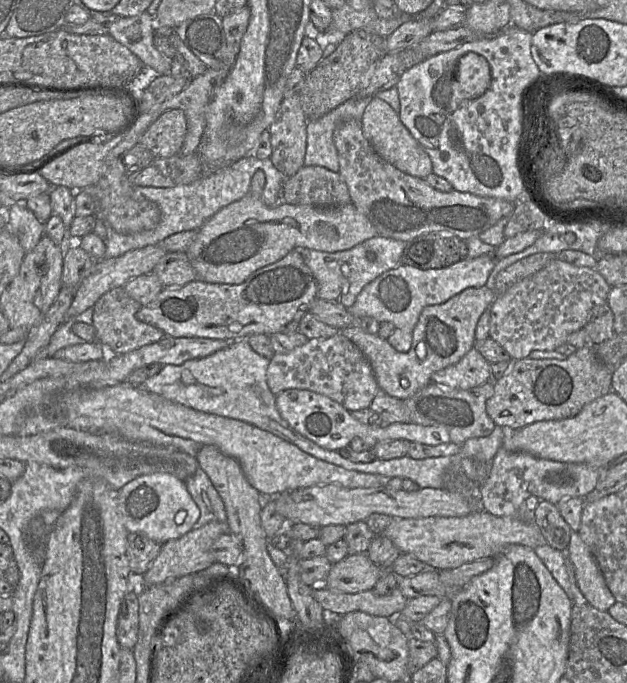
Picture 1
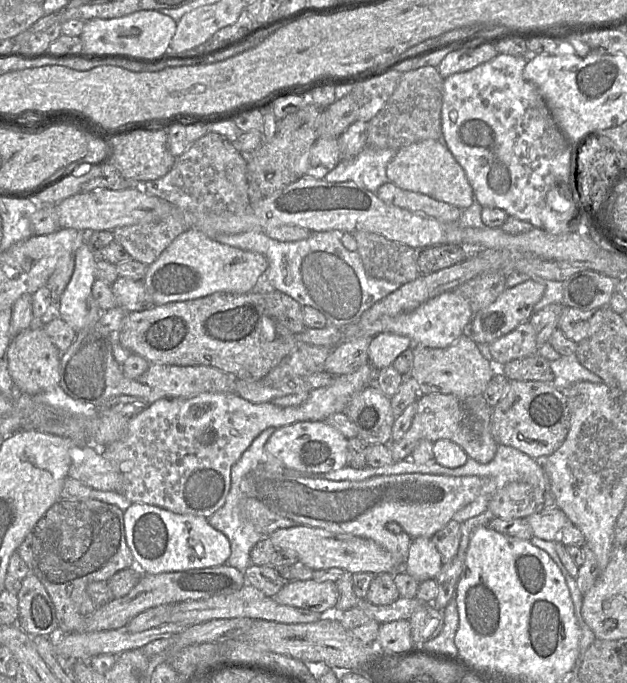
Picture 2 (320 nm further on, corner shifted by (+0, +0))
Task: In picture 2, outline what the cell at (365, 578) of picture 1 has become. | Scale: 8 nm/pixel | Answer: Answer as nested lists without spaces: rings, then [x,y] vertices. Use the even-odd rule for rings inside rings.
[[[294,580],[288,582],[274,597],[282,605],[323,613],[336,609],[339,593],[336,582]]]

